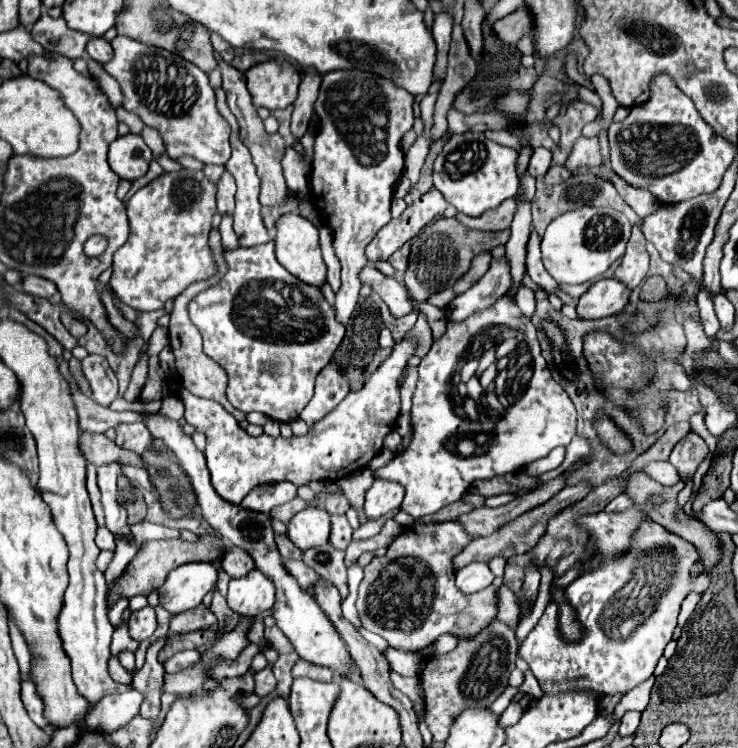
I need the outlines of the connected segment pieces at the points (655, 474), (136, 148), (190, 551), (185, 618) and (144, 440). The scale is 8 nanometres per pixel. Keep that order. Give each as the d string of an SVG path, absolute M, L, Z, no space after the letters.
M650 462L644 472L662 486L674 486L676 482L680 482L680 476L670 462Z
M136 134L116 138L108 152L110 168L124 180L136 180L144 176L150 160L152 160L150 148L142 140L142 136Z
M202 536L198 538L198 542L186 542L182 538L176 540L152 540L146 542L138 548L138 554L130 560L130 564L126 566L124 574L118 576L112 582L112 588L108 590L108 608L118 602L120 598L132 598L136 594L144 594L148 596L152 590L158 590L164 584L164 578L170 574L170 570L188 564L188 562L212 562L218 556L224 554L224 546L216 536Z
M196 606L192 610L186 610L186 612L180 612L176 616L172 616L170 620L170 632L172 634L182 634L182 632L194 632L194 630L202 630L202 628L208 628L212 624L216 624L216 616L204 606Z
M120 424L116 426L116 444L120 448L126 448L126 450L132 450L136 454L142 454L152 446L154 438L148 434L146 426L144 424Z

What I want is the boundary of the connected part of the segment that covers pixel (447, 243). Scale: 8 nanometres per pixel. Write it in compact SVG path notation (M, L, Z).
M440 218L432 224L428 224L420 234L418 240L412 244L412 252L410 252L410 242L406 242L400 250L396 250L388 262L394 266L394 270L398 274L404 274L404 284L412 296L414 302L426 302L432 294L452 288L454 282L458 278L462 278L472 264L472 258L480 252L490 252L492 248L506 244L510 238L510 230L504 232L478 232L478 230L470 230L464 224L460 224L456 218Z

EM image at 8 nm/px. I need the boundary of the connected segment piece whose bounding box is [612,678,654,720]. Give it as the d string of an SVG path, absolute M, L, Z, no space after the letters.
M650 678L648 682L642 682L636 690L630 690L628 694L624 694L622 700L616 704L616 708L612 710L612 716L614 716L616 720L622 720L622 716L624 716L626 712L630 712L630 710L642 712L642 710L648 706L652 684L654 684L654 678Z

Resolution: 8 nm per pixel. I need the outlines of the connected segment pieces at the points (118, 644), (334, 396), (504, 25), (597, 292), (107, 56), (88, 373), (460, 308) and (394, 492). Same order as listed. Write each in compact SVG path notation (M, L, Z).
M124 610L124 624L122 624L120 628L116 628L114 638L112 638L112 656L116 656L116 658L118 658L118 654L124 652L124 650L136 652L136 648L138 648L138 642L132 640L132 638L128 638L128 626L126 626L128 616L130 616L130 612Z
M332 360L316 378L316 392L312 400L308 402L306 410L300 414L300 418L308 424L314 426L318 420L322 420L326 414L330 414L342 398L350 392L350 380L342 372L340 364Z
M516 10L502 20L492 24L492 30L504 44L516 44L520 38L528 36L528 30L532 30L532 18L524 14L524 10Z
M602 278L578 300L578 316L584 320L598 320L614 316L624 310L630 298L630 288L616 278Z
M92 38L86 46L86 52L98 64L106 64L112 60L112 46L104 38Z
M88 354L82 360L82 370L92 386L94 400L102 406L108 406L118 394L118 380L116 380L112 368L108 366L106 358L98 356L98 354Z
M492 260L490 270L464 294L460 294L448 308L448 320L450 322L462 322L474 312L490 308L498 298L502 298L508 292L508 286L512 284L508 276L508 262Z
M374 480L370 490L366 492L366 502L364 502L366 520L378 520L384 514L392 512L394 508L400 506L402 498L404 490L400 490L400 486L396 486L394 482Z

